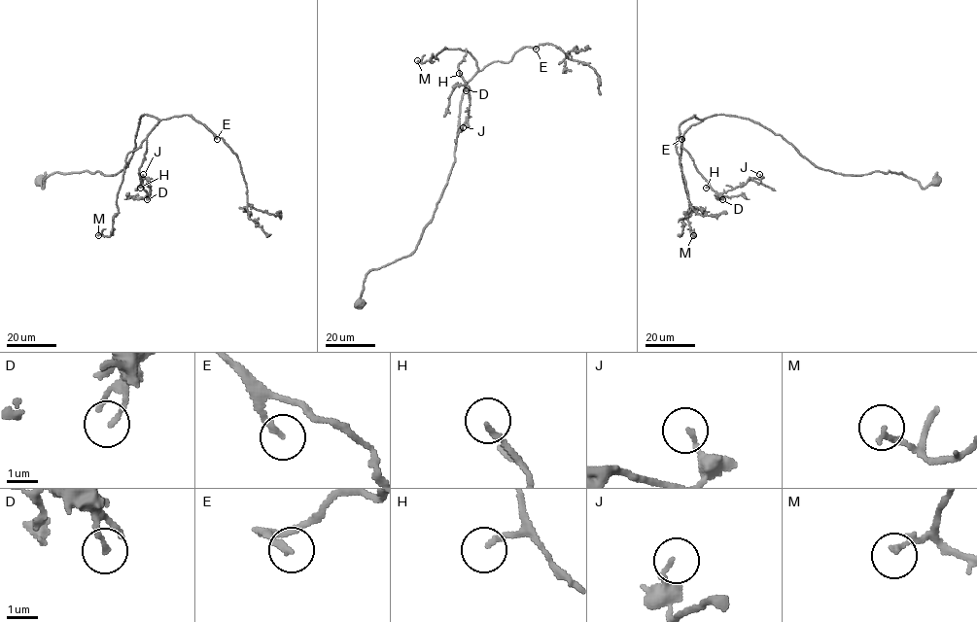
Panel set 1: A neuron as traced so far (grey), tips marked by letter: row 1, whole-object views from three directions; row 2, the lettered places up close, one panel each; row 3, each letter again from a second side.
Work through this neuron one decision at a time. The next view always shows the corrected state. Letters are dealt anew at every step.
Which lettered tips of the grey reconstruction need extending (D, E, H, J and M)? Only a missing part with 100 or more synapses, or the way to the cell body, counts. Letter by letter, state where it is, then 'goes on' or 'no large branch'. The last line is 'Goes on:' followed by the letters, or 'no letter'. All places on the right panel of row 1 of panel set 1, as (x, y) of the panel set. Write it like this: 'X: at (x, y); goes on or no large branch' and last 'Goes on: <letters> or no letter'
D: at (722, 199); no large branch
E: at (681, 139); goes on
H: at (706, 188); no large branch
J: at (759, 174); no large branch
M: at (693, 235); no large branch
Goes on: E

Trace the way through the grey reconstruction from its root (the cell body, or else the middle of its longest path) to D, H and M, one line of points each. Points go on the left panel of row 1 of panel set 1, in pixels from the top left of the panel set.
D: (41, 179), (43, 188), (55, 172), (115, 175), (149, 115), (158, 121), (139, 172), (147, 199)
H: (41, 179), (43, 188), (55, 172), (115, 175), (149, 115), (158, 121), (146, 139), (140, 188)
M: (41, 179), (115, 175), (140, 117), (157, 119), (126, 155), (112, 233), (98, 235)

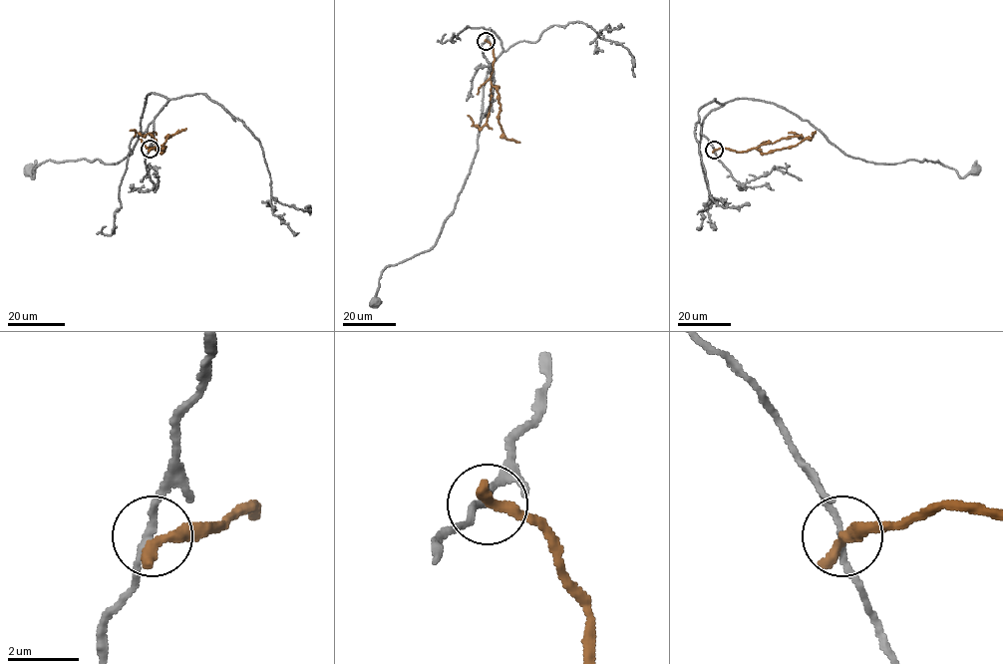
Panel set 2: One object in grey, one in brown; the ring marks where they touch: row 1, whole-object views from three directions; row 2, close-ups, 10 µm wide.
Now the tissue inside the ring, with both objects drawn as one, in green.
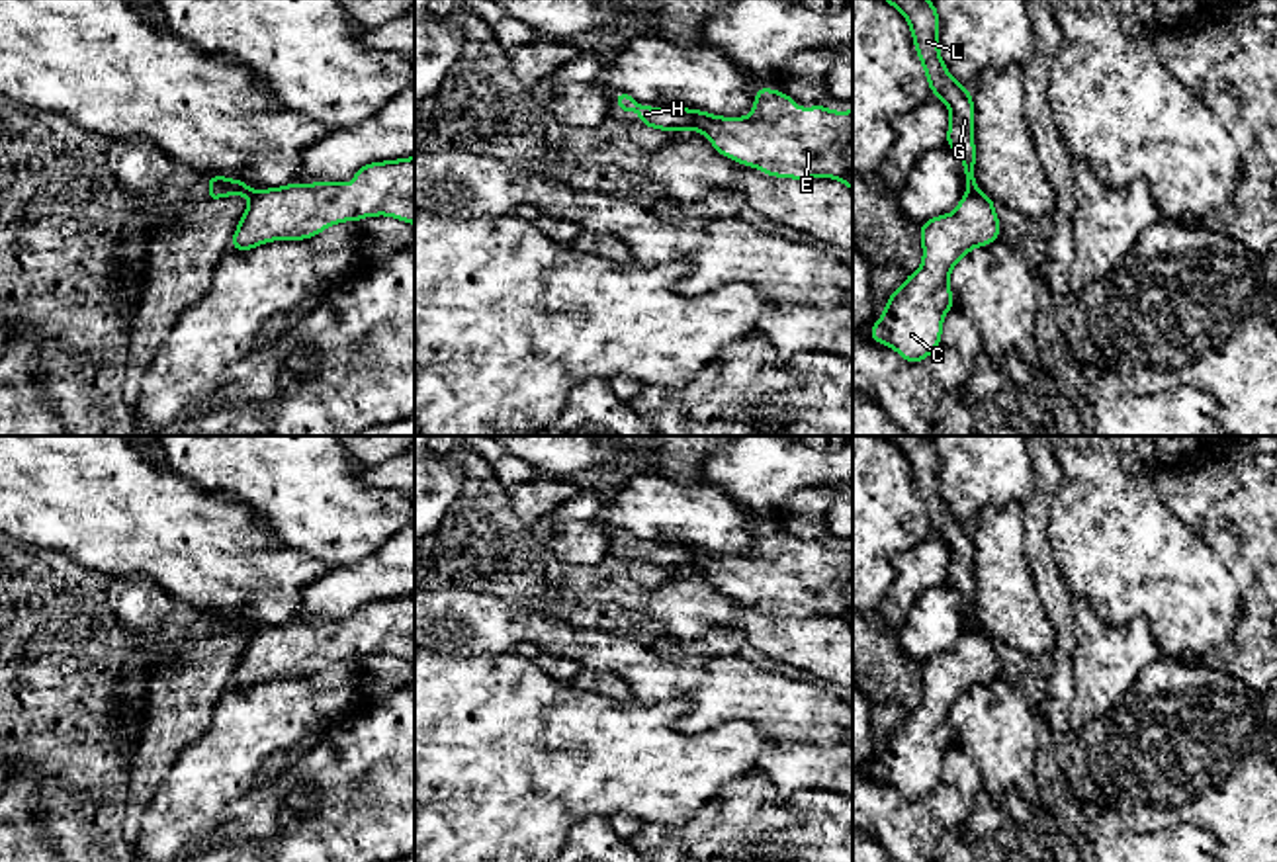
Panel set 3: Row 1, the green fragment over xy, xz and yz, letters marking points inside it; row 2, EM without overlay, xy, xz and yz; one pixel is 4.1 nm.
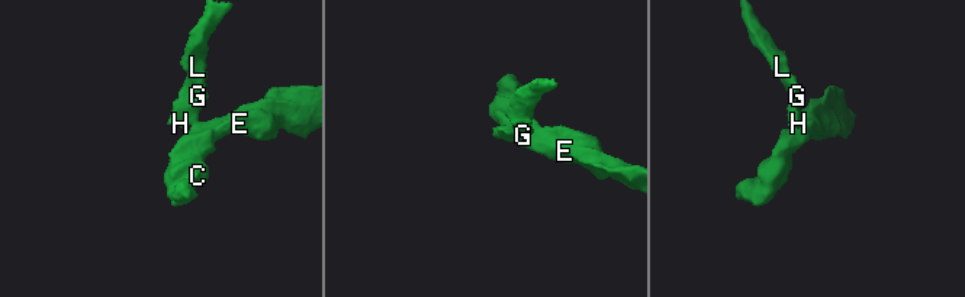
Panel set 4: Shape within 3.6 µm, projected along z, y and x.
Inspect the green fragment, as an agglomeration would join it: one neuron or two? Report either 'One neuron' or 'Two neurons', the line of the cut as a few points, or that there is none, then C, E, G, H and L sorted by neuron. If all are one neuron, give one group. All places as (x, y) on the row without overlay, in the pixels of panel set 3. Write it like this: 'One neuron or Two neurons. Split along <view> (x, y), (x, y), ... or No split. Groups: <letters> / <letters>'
Two neurons. Split along xz (687, 548), (691, 565). Groups: C E / G H L

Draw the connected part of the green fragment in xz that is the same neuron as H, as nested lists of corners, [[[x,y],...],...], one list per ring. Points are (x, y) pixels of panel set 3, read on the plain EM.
[[[614,530],[618,538],[618,547],[628,551],[632,547],[639,549],[639,561],[663,569],[690,567],[690,549],[684,545],[647,545],[638,541],[630,532]]]

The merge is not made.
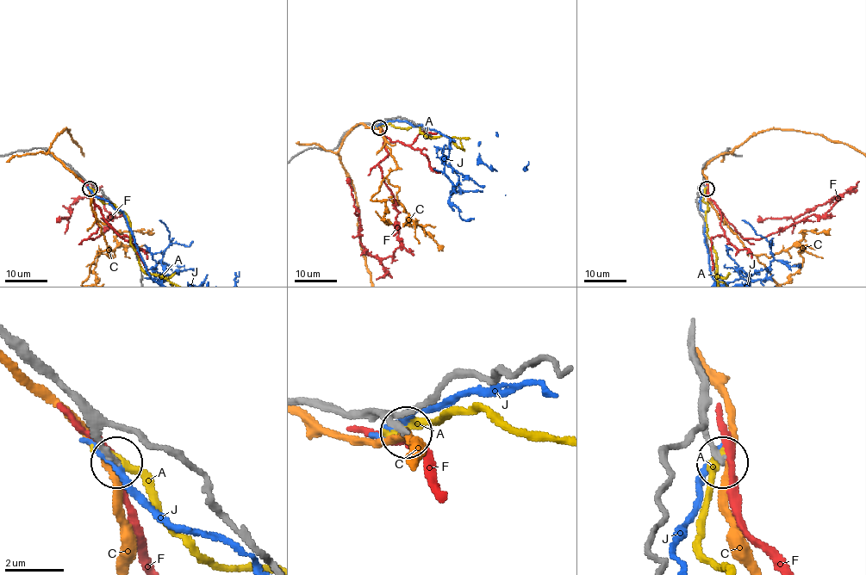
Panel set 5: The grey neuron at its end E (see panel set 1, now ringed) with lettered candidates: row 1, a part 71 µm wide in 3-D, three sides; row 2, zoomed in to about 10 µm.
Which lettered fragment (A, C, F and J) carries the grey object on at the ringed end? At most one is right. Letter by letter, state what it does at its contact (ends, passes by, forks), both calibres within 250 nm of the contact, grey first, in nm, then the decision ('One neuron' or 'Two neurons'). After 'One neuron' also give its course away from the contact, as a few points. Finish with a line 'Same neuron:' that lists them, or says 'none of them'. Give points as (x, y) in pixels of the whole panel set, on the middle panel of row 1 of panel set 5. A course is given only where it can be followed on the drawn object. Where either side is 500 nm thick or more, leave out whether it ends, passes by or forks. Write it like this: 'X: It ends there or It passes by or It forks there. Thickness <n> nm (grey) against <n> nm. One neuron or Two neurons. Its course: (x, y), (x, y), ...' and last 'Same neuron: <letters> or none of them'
A: It ends there. Thickness 220 nm (grey) against 280 nm. Two neurons
C: It passes by. Thickness 200 nm (grey) against 220 nm. Two neurons
F: It passes by. Thickness 200 nm (grey) against 240 nm. Two neurons
J: It ends there. Thickness 240 nm (grey) against 240 nm. Two neurons
Same neuron: none of them

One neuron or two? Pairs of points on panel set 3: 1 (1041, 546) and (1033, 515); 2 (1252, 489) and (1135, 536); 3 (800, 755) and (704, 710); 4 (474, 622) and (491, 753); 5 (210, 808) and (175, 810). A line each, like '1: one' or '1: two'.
1: one
2: two
3: one
4: two
5: one

